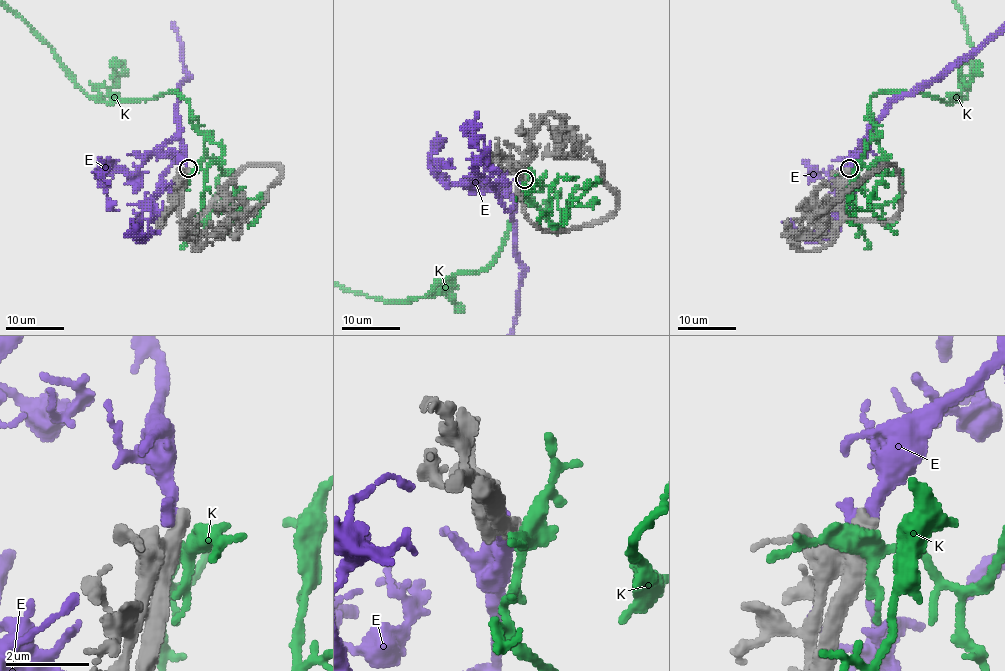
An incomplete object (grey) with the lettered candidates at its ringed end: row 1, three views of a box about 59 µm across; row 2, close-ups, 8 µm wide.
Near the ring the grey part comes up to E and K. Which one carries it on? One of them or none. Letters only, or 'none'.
none

